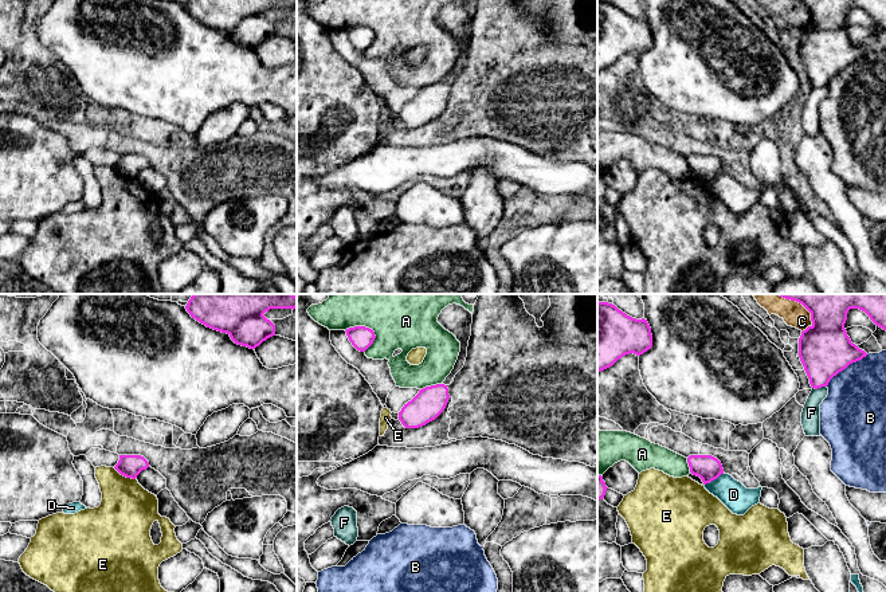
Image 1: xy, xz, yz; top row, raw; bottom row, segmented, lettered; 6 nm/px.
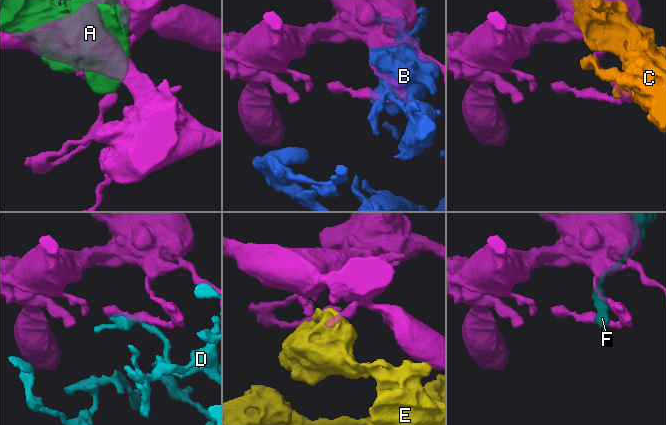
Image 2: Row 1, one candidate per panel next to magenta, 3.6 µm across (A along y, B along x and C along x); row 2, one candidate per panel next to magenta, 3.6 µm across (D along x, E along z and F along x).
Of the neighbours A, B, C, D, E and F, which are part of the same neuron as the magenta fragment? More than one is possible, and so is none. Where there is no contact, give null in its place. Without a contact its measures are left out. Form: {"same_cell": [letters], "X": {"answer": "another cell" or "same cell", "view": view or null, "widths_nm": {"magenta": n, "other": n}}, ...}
{"same_cell": [], "A": {"answer": "another cell", "view": "xz", "widths_nm": {"magenta": 140, "other": 300}}, "B": {"answer": "another cell", "view": "yz", "widths_nm": {"magenta": 320, "other": 360}}, "C": {"answer": "another cell", "view": "yz", "widths_nm": {"magenta": 320, "other": 150}}, "D": {"answer": "another cell", "view": "yz", "widths_nm": {"magenta": 150, "other": 170}}, "E": {"answer": "another cell", "view": "xy", "widths_nm": {"magenta": 140, "other": 340}}, "F": {"answer": "another cell", "view": "yz", "widths_nm": {"magenta": 320, "other": 110}}}

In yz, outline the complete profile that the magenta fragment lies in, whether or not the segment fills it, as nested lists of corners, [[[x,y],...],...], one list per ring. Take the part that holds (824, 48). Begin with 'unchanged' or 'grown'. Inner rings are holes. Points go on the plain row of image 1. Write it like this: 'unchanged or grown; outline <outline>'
unchanged; outline [[[796,0],[809,12],[812,24],[801,31],[799,56],[812,87],[827,86],[850,63],[867,55],[851,42],[844,23],[850,8],[865,11],[886,30],[886,0]]]

